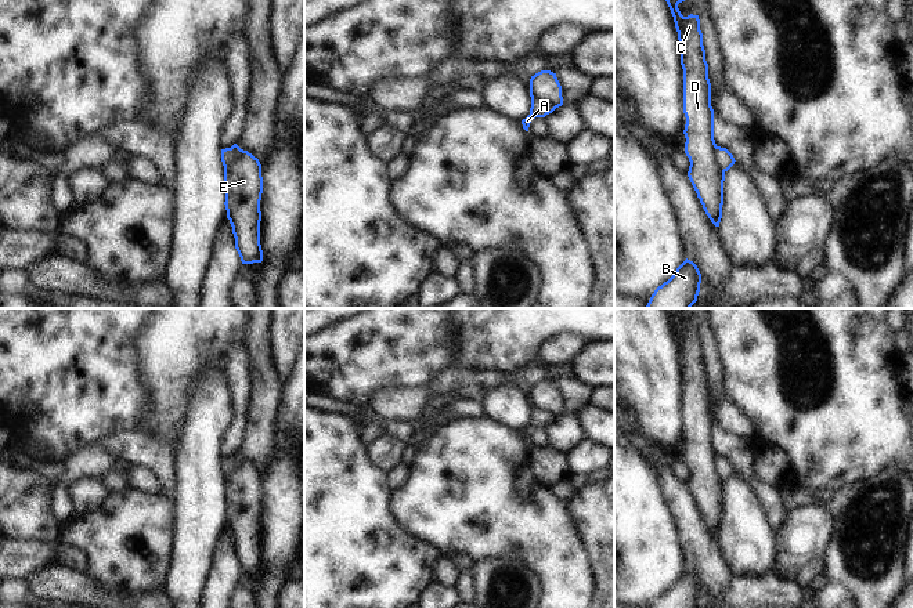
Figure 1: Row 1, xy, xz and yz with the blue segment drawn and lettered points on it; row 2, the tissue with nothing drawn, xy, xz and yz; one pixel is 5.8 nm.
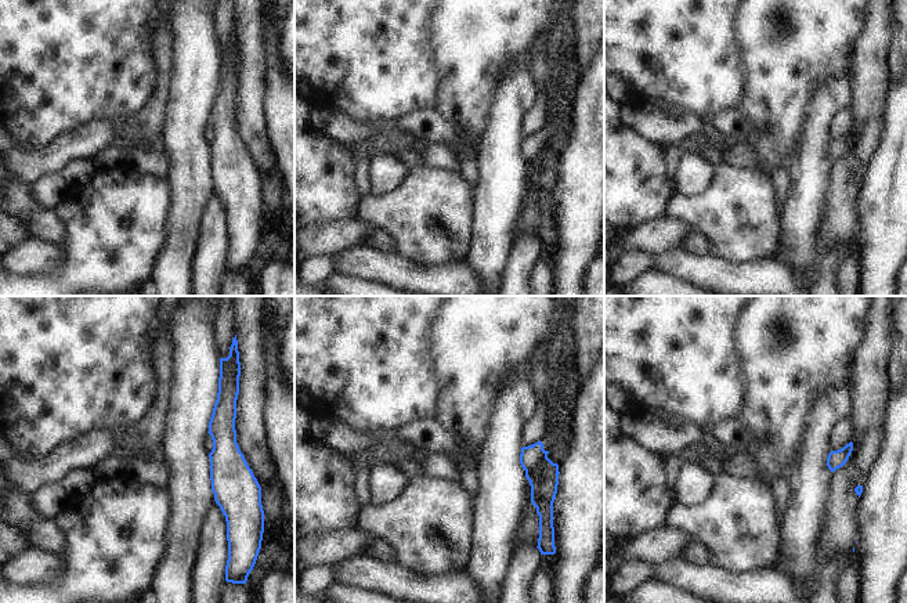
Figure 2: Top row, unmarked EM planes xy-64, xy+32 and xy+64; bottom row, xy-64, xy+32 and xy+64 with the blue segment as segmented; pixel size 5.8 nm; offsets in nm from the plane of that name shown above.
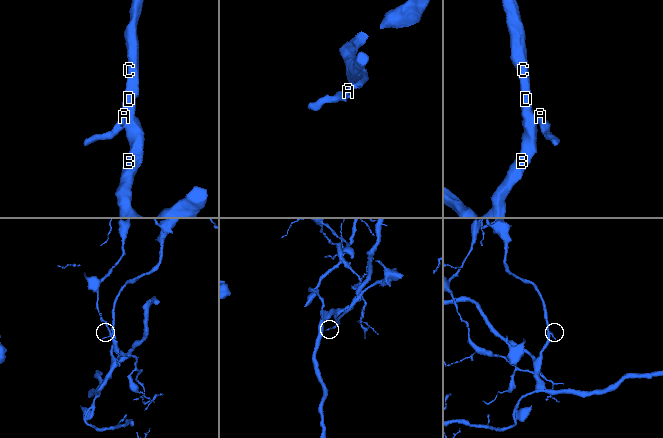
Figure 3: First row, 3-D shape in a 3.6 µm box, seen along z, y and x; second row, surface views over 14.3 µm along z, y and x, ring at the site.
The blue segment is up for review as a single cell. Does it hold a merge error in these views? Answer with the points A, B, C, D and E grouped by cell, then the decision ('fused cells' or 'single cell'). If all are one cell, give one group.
groups A / B C D E; fused cells

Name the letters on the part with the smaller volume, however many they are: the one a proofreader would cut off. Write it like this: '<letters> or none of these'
A

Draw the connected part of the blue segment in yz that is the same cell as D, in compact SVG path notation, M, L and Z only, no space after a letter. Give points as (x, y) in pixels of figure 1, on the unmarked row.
M664 308L674 326L678 350L681 354L681 374L683 379L683 423L685 434L685 463L689 467L690 475L688 486L703 514L703 518L711 532L719 536L723 514L723 491L725 481L717 471L717 453L714 449L714 419L711 416L711 392L708 388L708 373L706 370L706 359L703 355L703 343L700 340L699 325L683 326L678 314L686 308Z

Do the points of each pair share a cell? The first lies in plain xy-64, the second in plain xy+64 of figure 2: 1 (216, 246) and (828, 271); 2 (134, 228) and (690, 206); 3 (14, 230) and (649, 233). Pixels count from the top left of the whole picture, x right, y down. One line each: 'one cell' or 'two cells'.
1: one cell
2: one cell
3: one cell

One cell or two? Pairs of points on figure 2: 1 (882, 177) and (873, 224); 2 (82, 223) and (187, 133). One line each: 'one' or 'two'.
1: one
2: two

